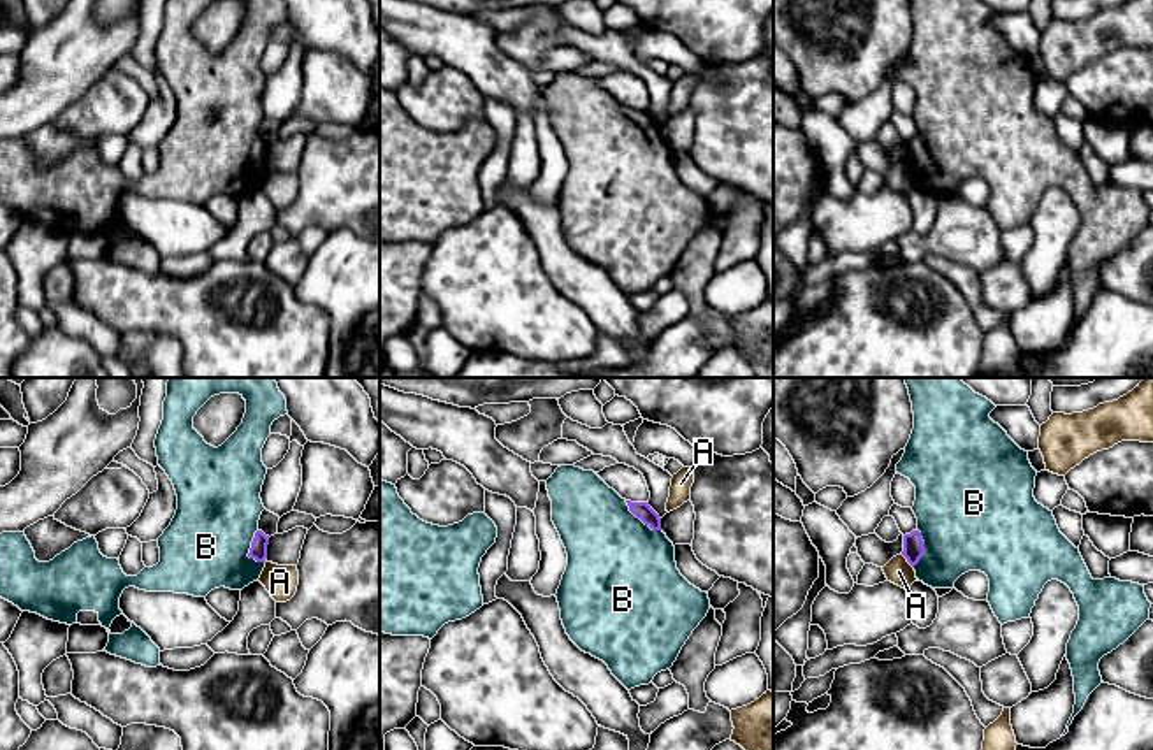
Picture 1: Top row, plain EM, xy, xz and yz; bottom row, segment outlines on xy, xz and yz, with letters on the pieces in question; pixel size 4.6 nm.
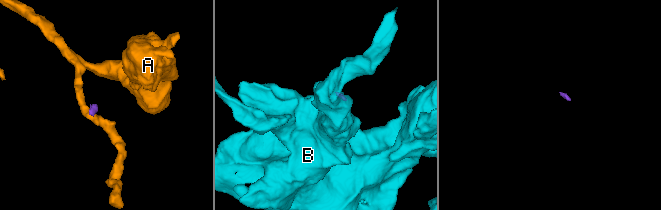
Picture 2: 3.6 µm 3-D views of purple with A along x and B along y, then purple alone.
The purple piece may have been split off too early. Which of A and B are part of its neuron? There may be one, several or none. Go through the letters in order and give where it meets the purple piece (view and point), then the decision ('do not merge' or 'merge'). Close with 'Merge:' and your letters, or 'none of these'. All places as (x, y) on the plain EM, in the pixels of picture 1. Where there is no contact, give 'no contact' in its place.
A: yz (907, 167) | do not merge
B: xy (250, 157) | merge
Merge: B

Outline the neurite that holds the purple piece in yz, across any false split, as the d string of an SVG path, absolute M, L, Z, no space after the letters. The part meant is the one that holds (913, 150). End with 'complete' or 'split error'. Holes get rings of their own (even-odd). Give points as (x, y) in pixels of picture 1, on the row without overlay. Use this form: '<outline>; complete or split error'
M909 0L912 9L912 19L914 19L914 35L910 40L910 46L905 53L905 60L902 67L896 70L896 79L909 84L910 90L916 93L916 107L912 112L912 118L917 125L917 135L910 141L903 142L903 158L902 162L907 165L907 169L914 174L916 184L923 188L925 191L932 195L953 195L954 188L968 179L968 177L981 177L990 186L990 198L988 198L988 209L998 225L998 228L1004 232L1007 228L1016 228L1021 225L1028 225L1032 220L1032 214L1035 213L1035 207L1039 206L1039 200L1042 198L1044 191L1051 186L1058 186L1065 190L1070 198L1074 200L1074 206L1079 213L1079 227L1076 235L1070 241L1070 246L1067 249L1067 267L1072 276L1074 283L1074 300L1076 300L1076 311L1074 320L1067 330L1067 335L1062 343L1069 339L1069 332L1072 330L1074 323L1083 316L1088 302L1100 292L1102 283L1099 278L1099 269L1104 262L1116 256L1120 251L1123 251L1148 225L1149 225L1149 214L1151 209L1148 207L1144 200L1144 193L1132 188L1120 188L1116 184L1104 184L1104 186L1093 186L1081 160L1079 155L1076 155L1058 135L1056 126L1053 123L1053 118L1039 111L1033 104L1035 95L1035 83L1037 77L1032 74L1028 67L1028 58L1021 56L1009 42L1007 39L995 30L990 25L990 19L997 14L991 7L979 0Z; split error

